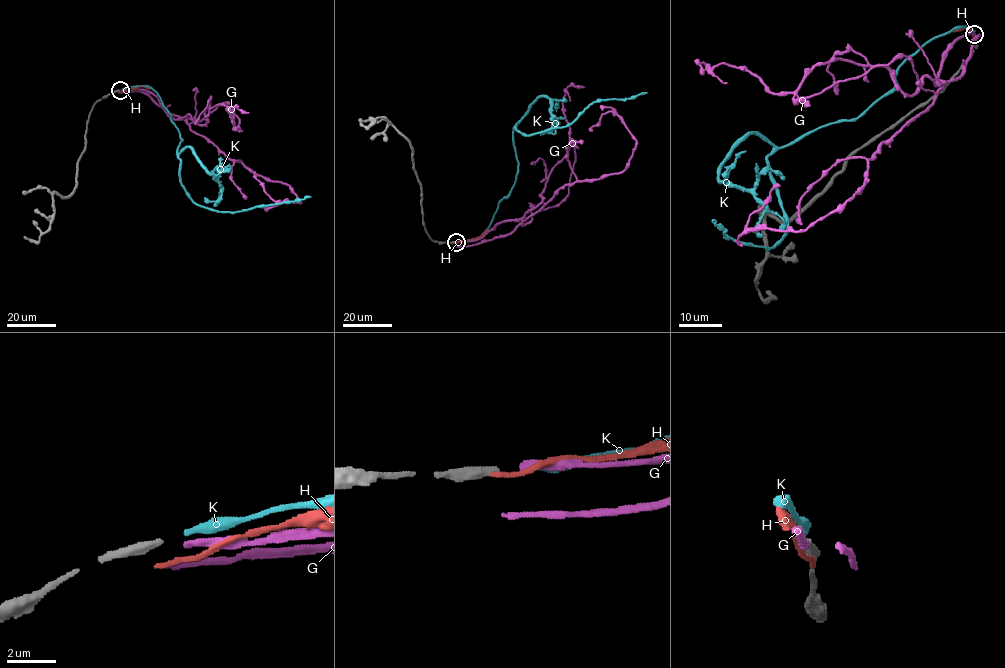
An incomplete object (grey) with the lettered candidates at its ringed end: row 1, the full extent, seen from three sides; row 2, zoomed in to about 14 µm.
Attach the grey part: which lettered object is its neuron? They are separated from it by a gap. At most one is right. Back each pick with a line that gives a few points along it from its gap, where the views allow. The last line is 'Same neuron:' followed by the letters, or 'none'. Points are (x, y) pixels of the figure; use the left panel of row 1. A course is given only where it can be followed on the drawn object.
K: via (122, 90), (149, 86), (158, 95), (182, 140), (177, 154), (180, 179), (197, 204), (230, 212), (311, 196)
Same neuron: K

